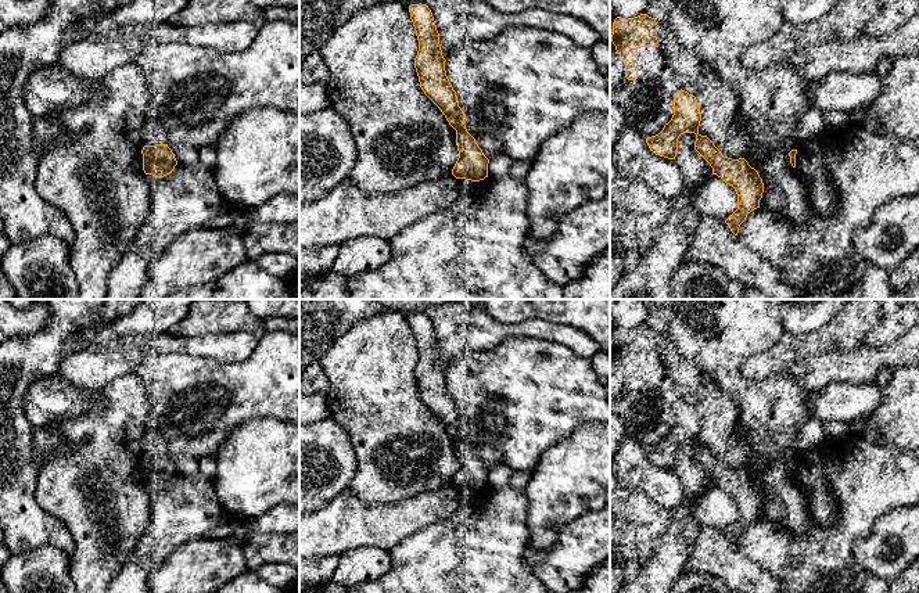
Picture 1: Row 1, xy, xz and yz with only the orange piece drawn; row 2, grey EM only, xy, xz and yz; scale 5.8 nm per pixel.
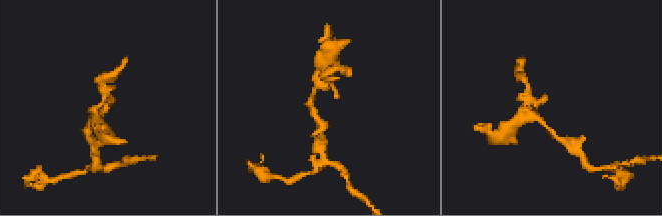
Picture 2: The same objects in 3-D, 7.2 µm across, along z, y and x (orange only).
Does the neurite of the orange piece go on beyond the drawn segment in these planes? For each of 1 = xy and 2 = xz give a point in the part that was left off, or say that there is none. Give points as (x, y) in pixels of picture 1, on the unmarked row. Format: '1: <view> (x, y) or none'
1: none
2: none

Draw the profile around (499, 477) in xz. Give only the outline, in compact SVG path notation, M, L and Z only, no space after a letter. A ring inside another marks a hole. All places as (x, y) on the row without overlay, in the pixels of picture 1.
M495 466L488 474L488 488L505 488L510 485L513 471L507 466Z

